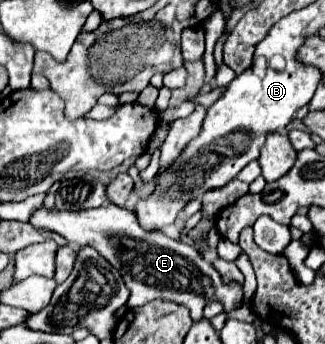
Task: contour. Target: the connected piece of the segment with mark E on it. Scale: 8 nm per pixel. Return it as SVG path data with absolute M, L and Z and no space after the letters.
M107 203L97 209L83 211L59 211L39 207L29 221L39 231L53 231L65 237L69 243L75 241L81 247L91 245L103 255L123 277L125 285L131 289L127 301L129 307L145 305L153 299L167 299L185 305L191 311L191 319L203 319L203 307L211 301L225 305L225 311L231 311L241 305L243 289L239 283L223 283L219 273L207 263L193 245L169 239L161 231L147 233L141 229L133 211Z

